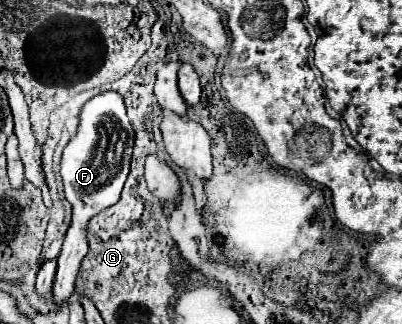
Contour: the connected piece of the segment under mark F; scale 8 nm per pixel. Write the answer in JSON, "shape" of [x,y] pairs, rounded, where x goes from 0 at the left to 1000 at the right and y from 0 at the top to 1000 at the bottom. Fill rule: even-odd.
{"shape":[[[254,284],[219,309],[199,340],[199,377],[184,426],[164,444],[149,500],[149,543],[159,562],[159,605],[179,630],[179,691],[164,716],[154,778],[134,802],[114,802],[90,858],[90,895],[104,914],[124,914],[129,870],[134,870],[134,926],[159,938],[174,907],[184,901],[184,858],[194,846],[194,821],[219,778],[214,747],[214,691],[229,667],[254,654],[269,636],[284,636],[299,611],[308,562],[323,531],[328,457],[333,457],[333,401],[323,364],[313,352],[308,302],[294,284]],[[254,414],[254,444],[249,444]],[[144,809],[144,840],[139,840]],[[139,846],[139,858],[134,858]]]}

